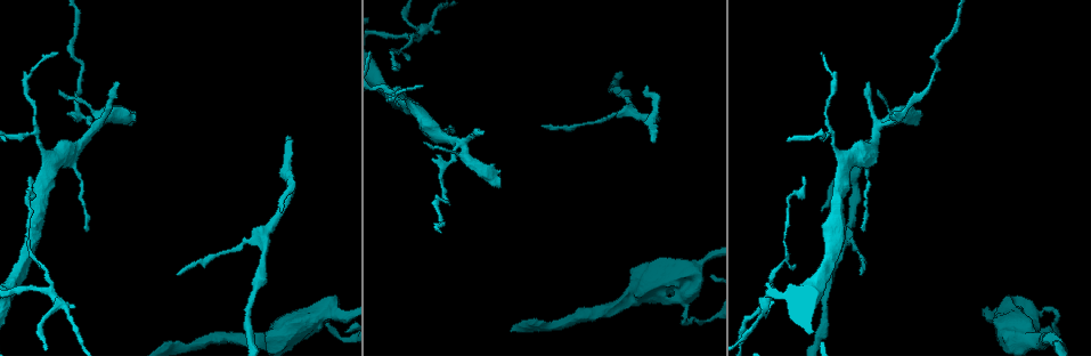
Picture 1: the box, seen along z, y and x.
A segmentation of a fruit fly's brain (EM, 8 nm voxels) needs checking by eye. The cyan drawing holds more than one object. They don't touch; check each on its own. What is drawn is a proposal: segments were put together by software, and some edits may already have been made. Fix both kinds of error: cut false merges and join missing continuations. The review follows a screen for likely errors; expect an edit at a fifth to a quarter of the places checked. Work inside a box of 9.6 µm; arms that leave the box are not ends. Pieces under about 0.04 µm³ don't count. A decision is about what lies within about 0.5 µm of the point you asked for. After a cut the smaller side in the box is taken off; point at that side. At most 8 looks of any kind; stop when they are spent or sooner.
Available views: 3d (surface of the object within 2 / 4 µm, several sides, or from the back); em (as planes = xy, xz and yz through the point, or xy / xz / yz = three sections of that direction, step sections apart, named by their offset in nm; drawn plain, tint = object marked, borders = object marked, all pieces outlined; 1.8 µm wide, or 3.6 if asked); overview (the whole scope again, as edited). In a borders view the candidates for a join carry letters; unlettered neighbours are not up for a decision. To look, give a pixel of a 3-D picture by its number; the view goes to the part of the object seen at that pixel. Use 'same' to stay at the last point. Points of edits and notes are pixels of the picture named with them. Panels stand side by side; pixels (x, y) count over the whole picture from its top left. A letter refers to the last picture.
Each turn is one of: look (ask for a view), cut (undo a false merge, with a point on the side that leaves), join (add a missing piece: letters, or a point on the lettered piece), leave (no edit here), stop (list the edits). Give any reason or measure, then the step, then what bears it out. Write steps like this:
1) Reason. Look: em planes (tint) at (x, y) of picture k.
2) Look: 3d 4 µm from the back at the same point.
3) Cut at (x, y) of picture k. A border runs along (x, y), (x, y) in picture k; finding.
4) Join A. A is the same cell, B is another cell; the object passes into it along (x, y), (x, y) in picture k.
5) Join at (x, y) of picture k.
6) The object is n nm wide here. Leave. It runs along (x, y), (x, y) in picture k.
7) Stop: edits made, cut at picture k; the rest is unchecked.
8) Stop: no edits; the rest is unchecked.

Three arms meet. Look: 3d 4 µm at (422, 27) of picture 1.

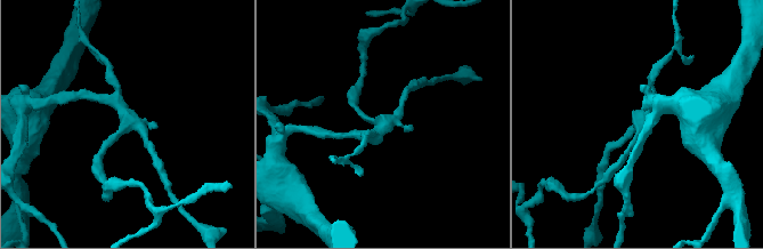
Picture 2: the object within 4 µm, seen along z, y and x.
Now the EM. Look: em xy step 16 (tint) at (640, 122) of picture 2.

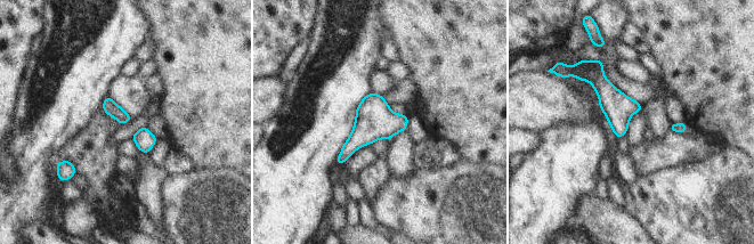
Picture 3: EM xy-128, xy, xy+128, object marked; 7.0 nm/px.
Look: em planes (borders) at the same point.

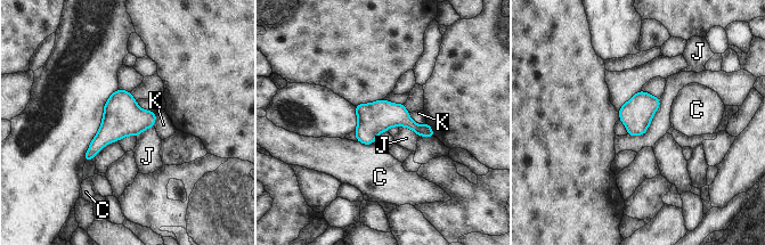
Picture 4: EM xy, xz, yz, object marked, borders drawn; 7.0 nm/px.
Leave. C, J and K are other cells; a border runs along (398, 127), (407, 127), (418, 137) in picture 4; all the same cell.

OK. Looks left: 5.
Look: em xz step 4 (borders) at (821, 209) of picture 1.

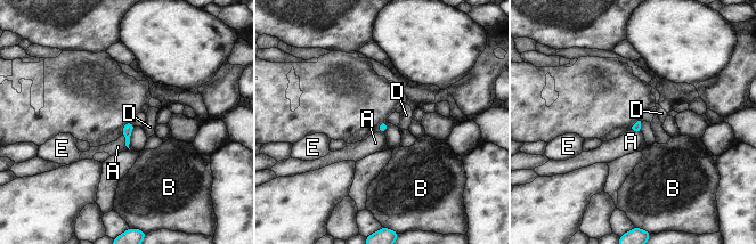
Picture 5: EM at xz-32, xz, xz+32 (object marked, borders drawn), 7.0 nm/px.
Look: em planes (borders) at the same point.

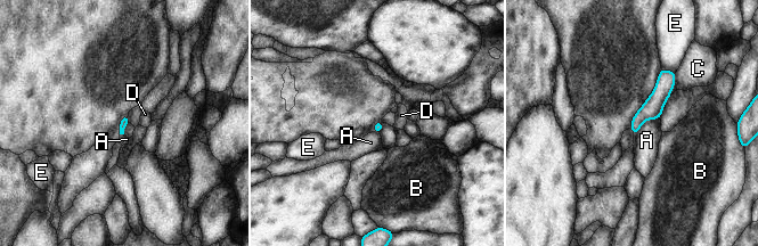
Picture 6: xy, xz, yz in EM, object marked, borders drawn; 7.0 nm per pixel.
Leave. A, B, C, D and E are other cells; a border runs along (659, 117), (646, 120), (634, 134) in picture 6; no lettered piece goes on from it.

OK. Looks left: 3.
An open end. Look: 3d 4 µm at (286, 136) of picture 1.

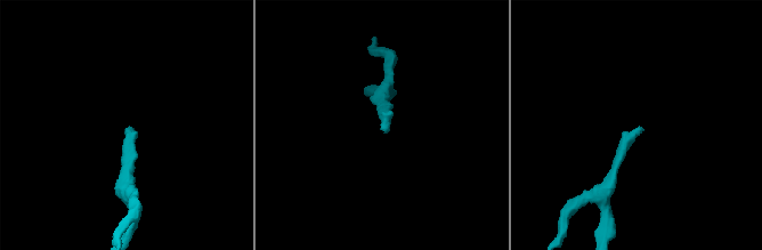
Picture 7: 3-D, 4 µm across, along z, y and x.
Now the EM. Look: em planes (plain) at (384, 132) of picture 7.

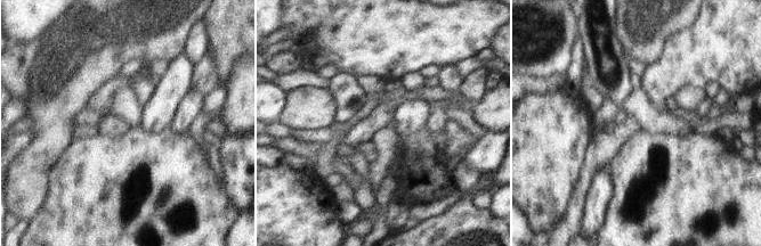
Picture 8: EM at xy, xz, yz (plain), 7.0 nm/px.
What lies round it. Look: em planes (borders) at the same point.

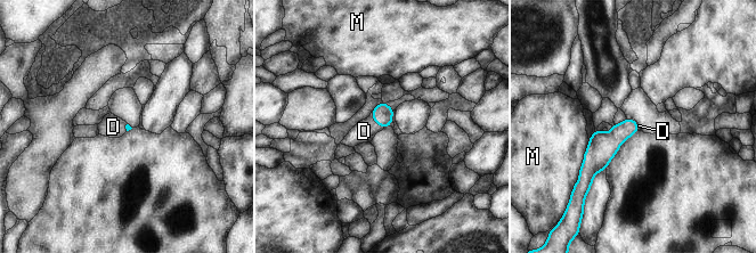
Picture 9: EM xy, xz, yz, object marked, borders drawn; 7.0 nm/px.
Join D. D is the same cell, M is another cell; the object passes into it along (382, 114), (375, 121), (364, 131) in picture 9; it goes on there.

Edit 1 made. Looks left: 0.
Stop: edits made, join at picture 9; the rest is unchecked.

